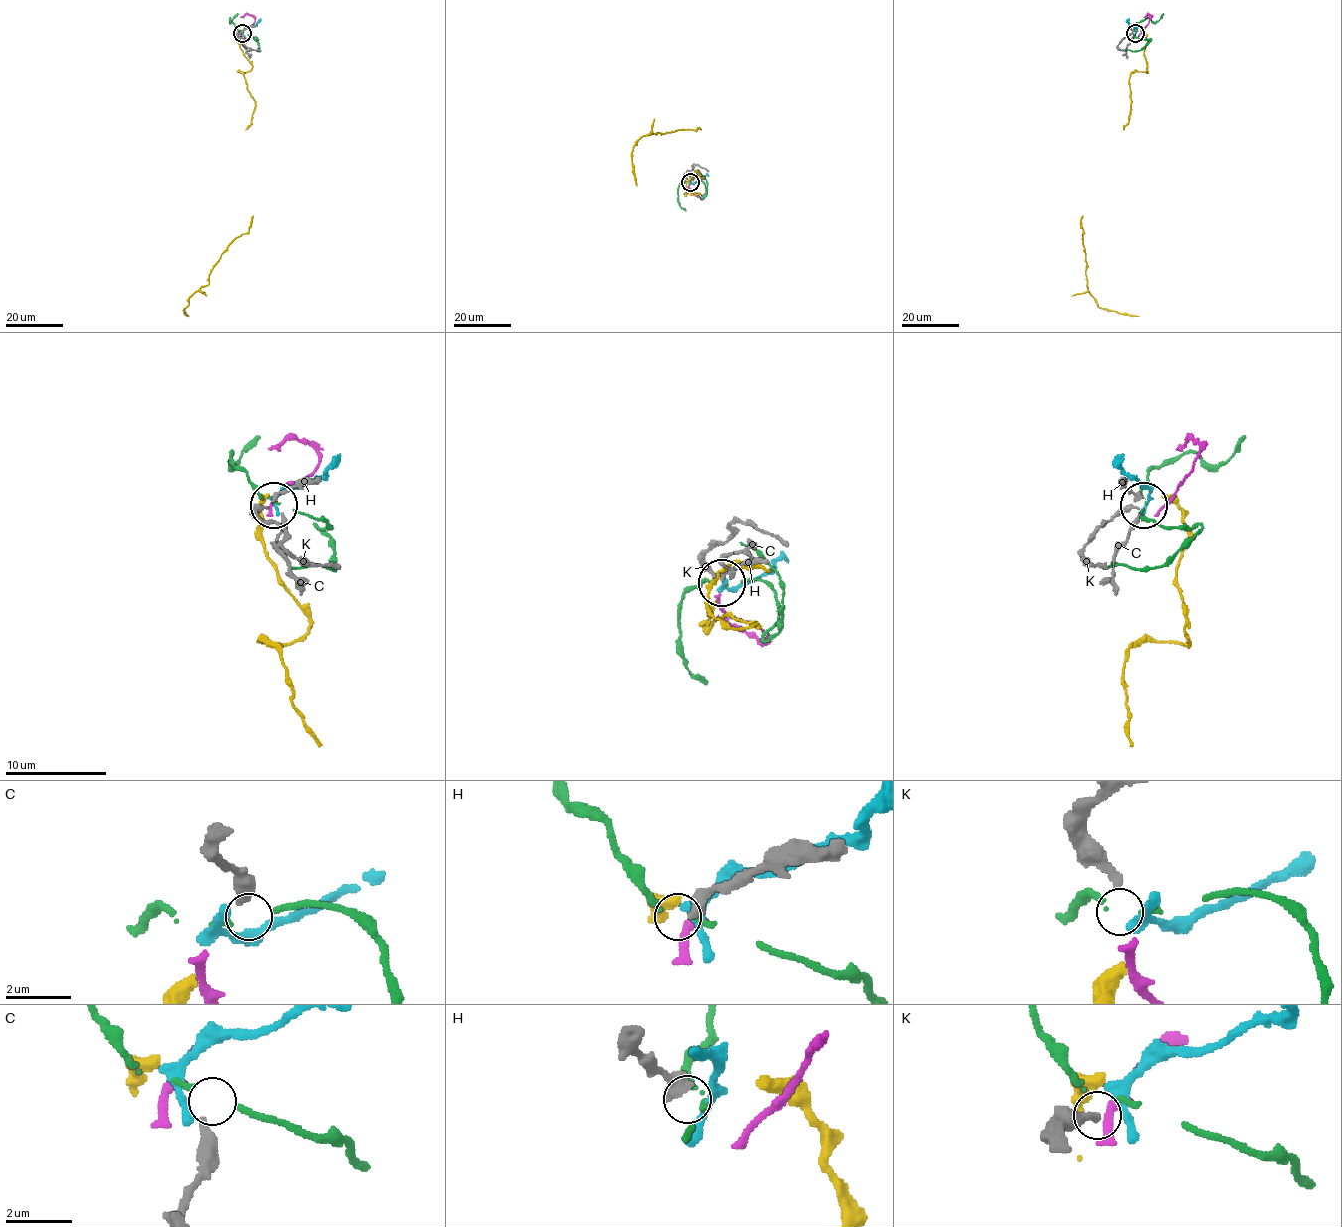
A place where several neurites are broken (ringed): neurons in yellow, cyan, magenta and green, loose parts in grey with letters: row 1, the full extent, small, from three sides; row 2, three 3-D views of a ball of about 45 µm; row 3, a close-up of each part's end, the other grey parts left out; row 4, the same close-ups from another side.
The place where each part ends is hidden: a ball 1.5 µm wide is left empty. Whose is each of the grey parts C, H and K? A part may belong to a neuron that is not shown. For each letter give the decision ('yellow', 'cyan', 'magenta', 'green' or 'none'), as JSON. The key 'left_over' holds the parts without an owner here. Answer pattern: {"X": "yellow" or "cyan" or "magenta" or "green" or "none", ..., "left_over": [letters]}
{"C": "none", "H": "none", "K": "none", "left_over": ["C", "H", "K"]}

